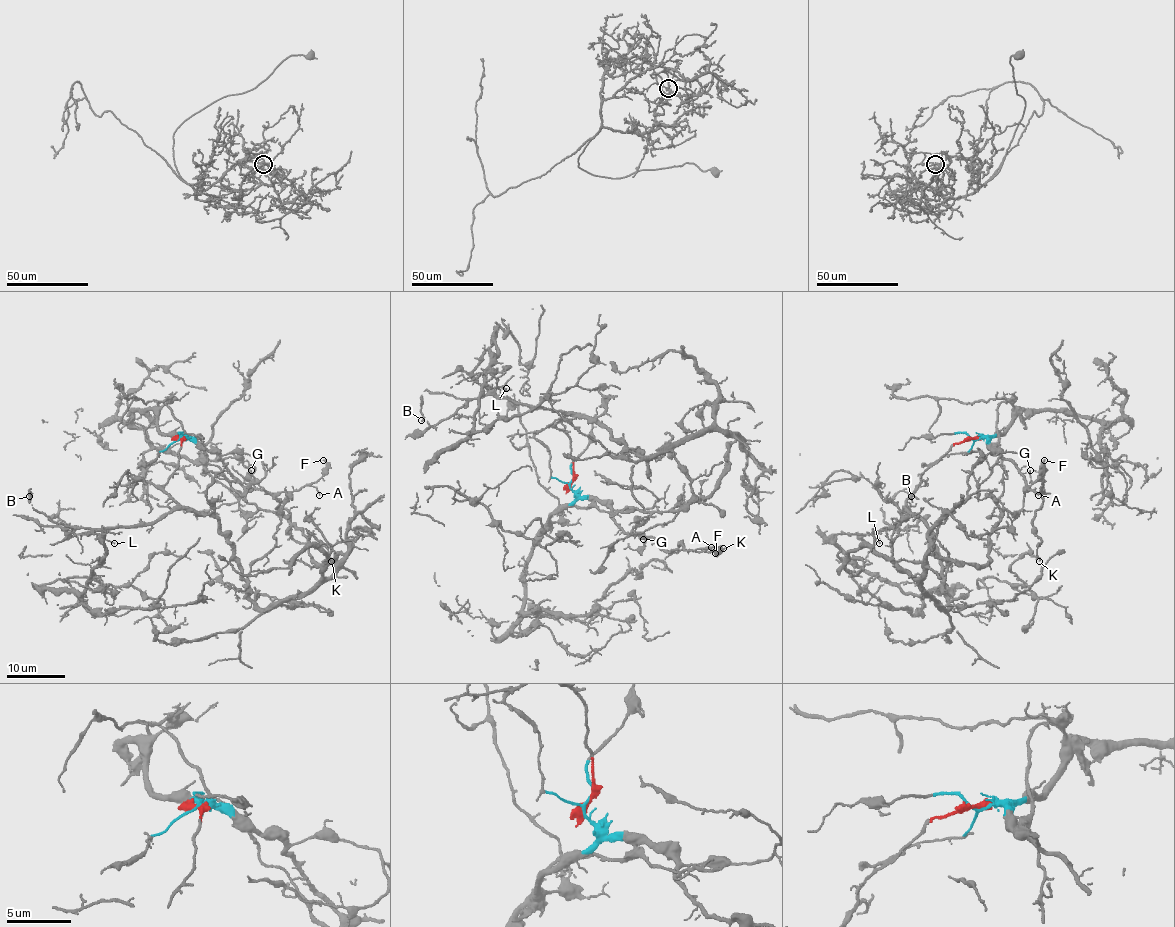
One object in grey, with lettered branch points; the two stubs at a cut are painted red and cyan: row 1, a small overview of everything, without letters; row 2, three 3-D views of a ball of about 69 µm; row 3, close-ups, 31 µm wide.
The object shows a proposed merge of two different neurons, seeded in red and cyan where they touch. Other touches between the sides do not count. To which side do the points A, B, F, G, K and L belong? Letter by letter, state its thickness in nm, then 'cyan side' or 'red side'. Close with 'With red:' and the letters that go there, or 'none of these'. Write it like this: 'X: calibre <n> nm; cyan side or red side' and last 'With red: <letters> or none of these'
A: calibre 100 nm; cyan side
B: calibre 140 nm; red side
F: calibre 240 nm; cyan side
G: calibre 130 nm; cyan side
K: calibre 170 nm; cyan side
L: calibre 120 nm; red side
With red: B, L

